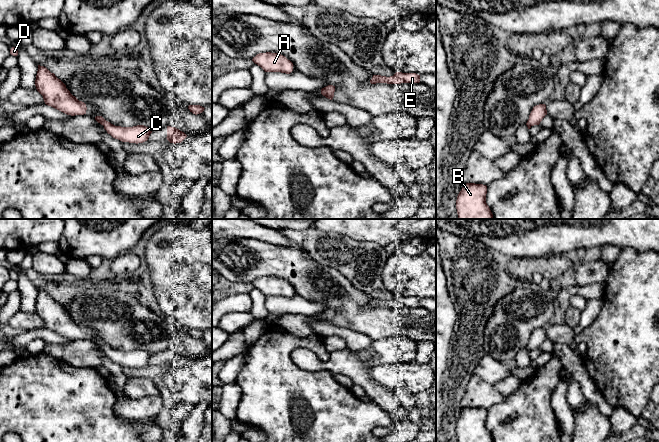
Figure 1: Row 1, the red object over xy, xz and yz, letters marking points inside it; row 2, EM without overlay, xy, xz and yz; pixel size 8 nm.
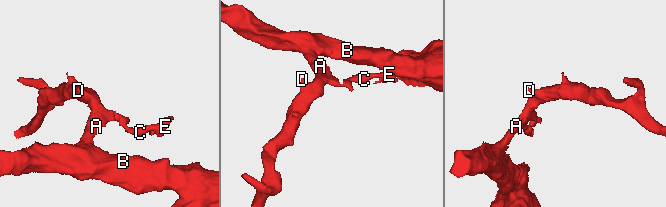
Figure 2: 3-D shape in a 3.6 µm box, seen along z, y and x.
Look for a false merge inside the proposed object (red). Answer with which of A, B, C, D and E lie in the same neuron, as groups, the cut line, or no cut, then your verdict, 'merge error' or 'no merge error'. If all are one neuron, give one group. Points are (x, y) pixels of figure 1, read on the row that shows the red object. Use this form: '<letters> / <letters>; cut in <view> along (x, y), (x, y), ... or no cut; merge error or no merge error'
A B C D E; no cut; no merge error

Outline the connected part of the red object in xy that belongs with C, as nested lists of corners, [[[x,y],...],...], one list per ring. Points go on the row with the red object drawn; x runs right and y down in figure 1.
[[[96,116],[95,120],[104,126],[104,129],[108,134],[122,142],[136,144],[143,143],[148,140],[150,134],[153,131],[144,125],[137,125],[133,127],[115,126],[106,121],[102,116]]]

